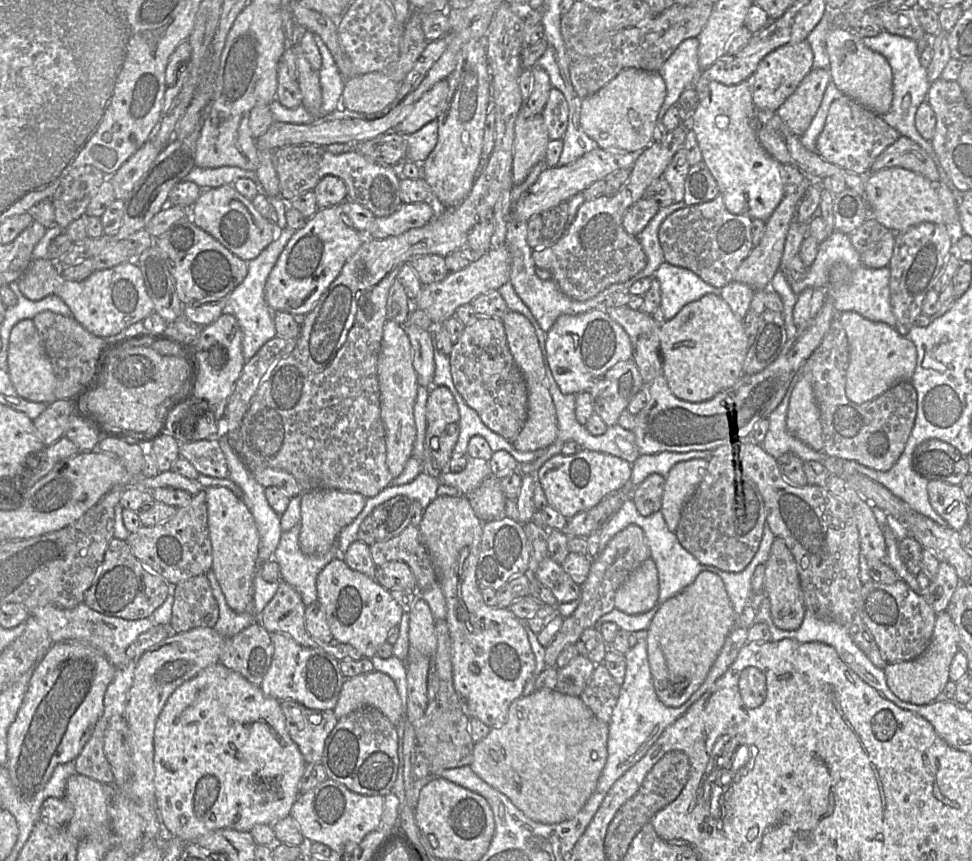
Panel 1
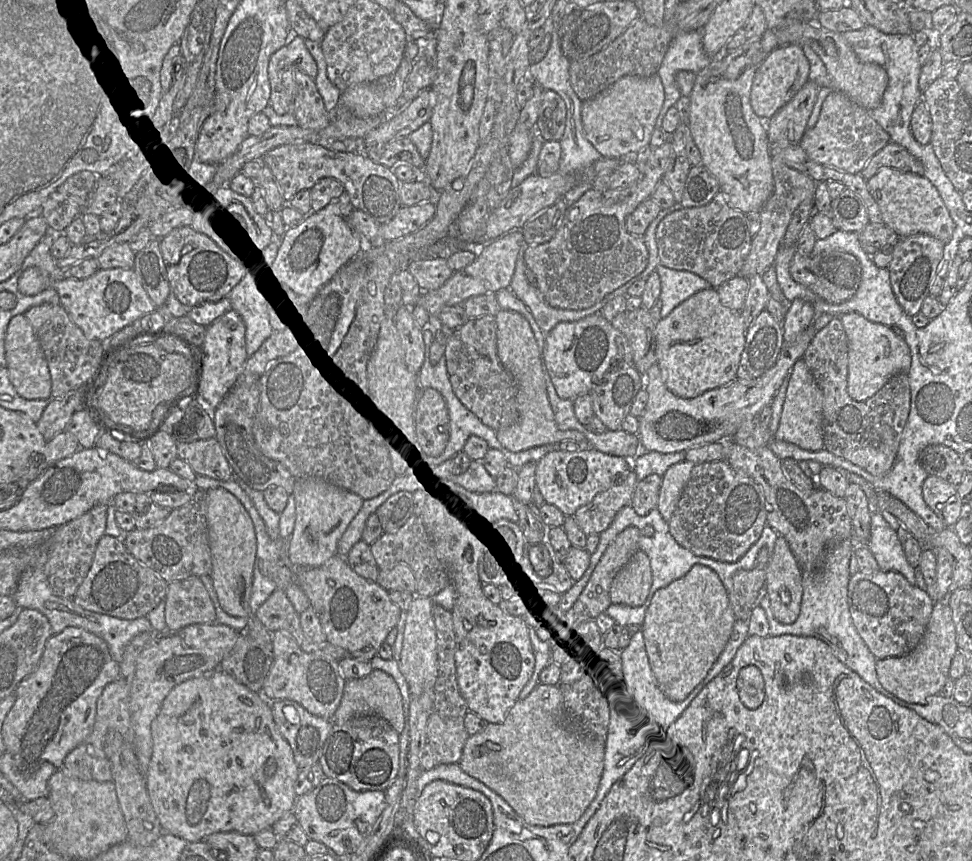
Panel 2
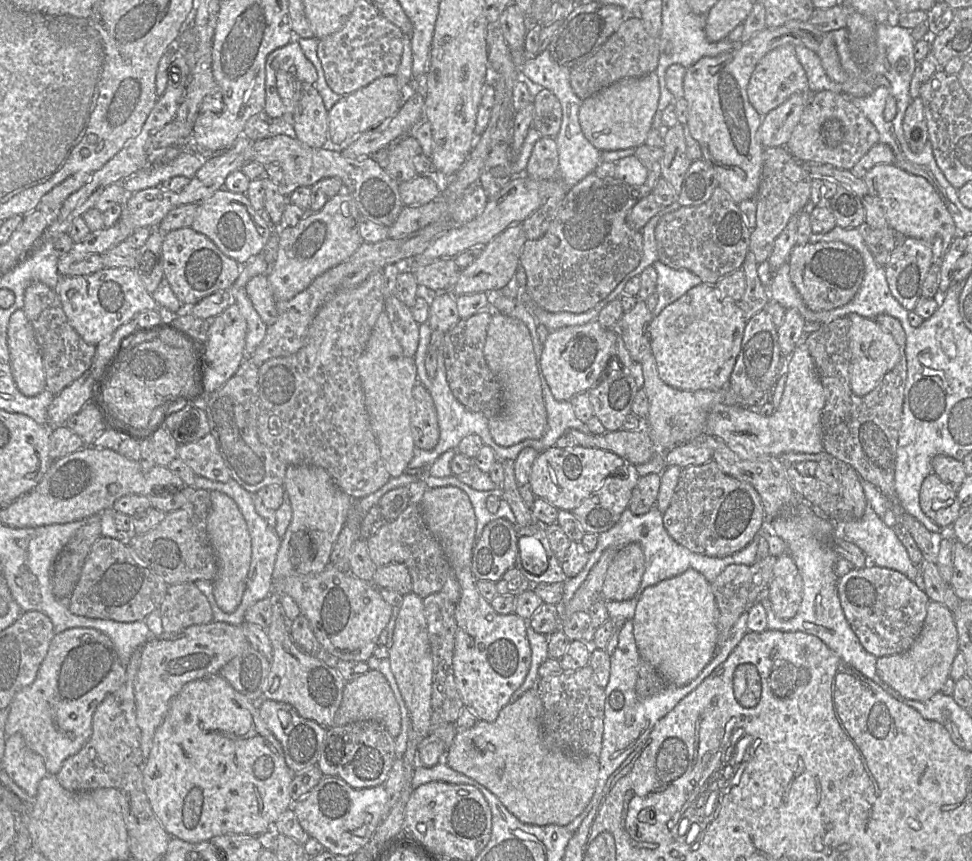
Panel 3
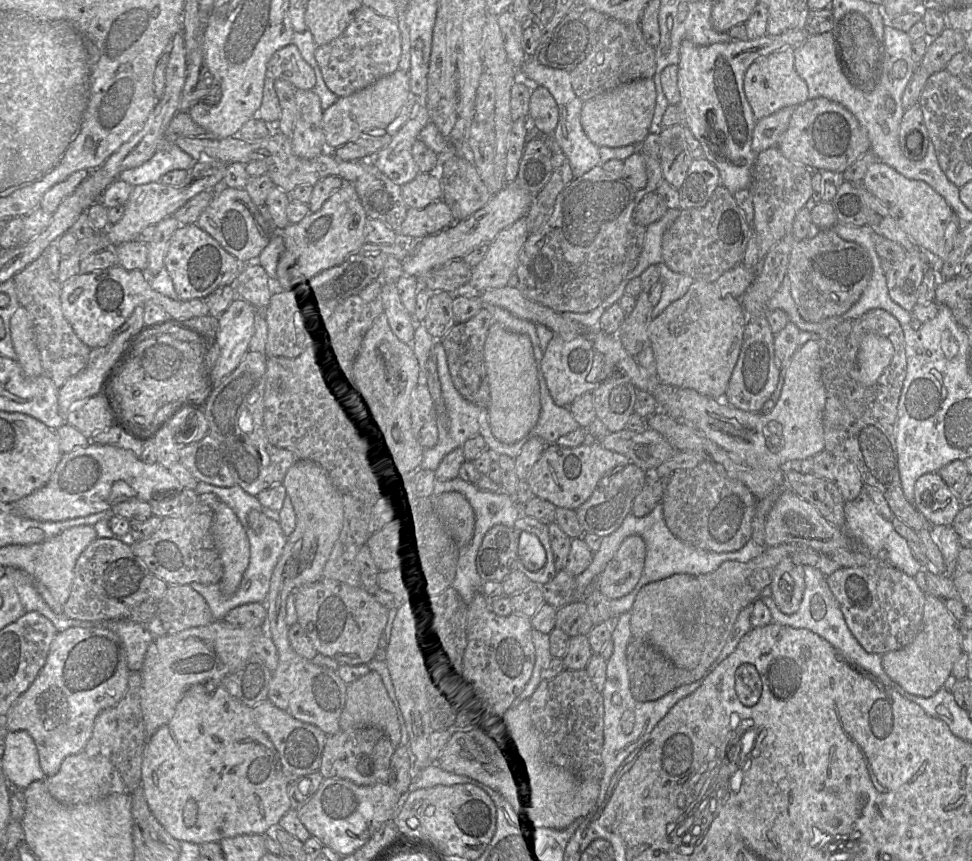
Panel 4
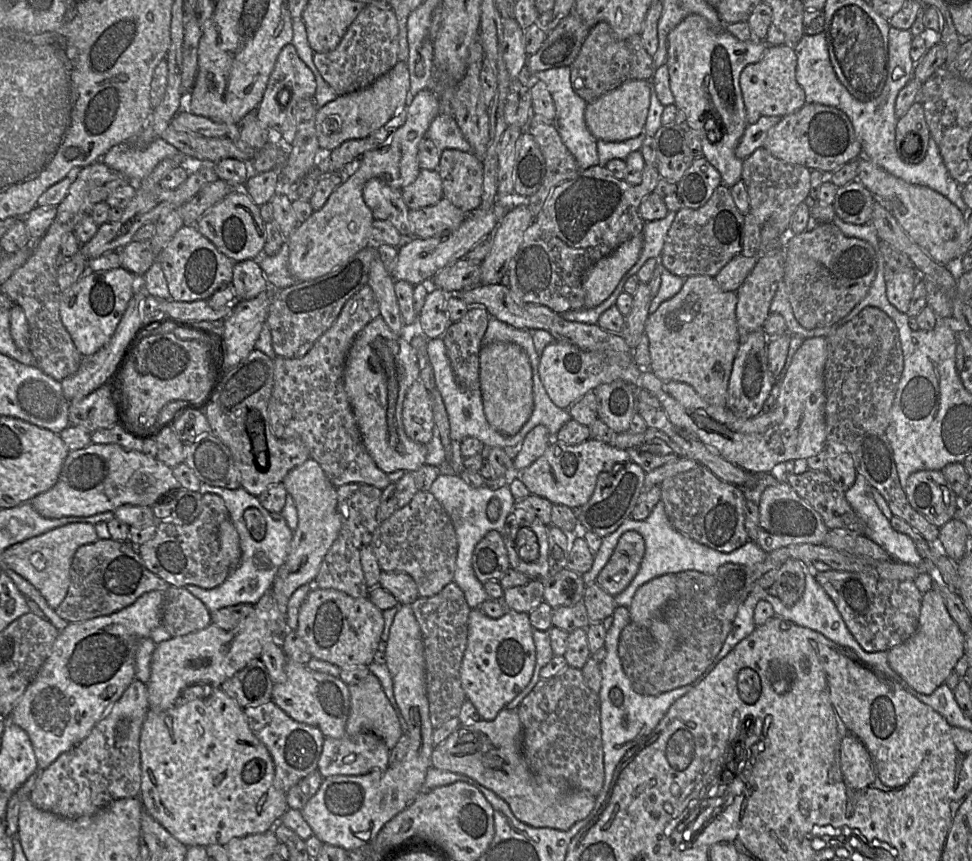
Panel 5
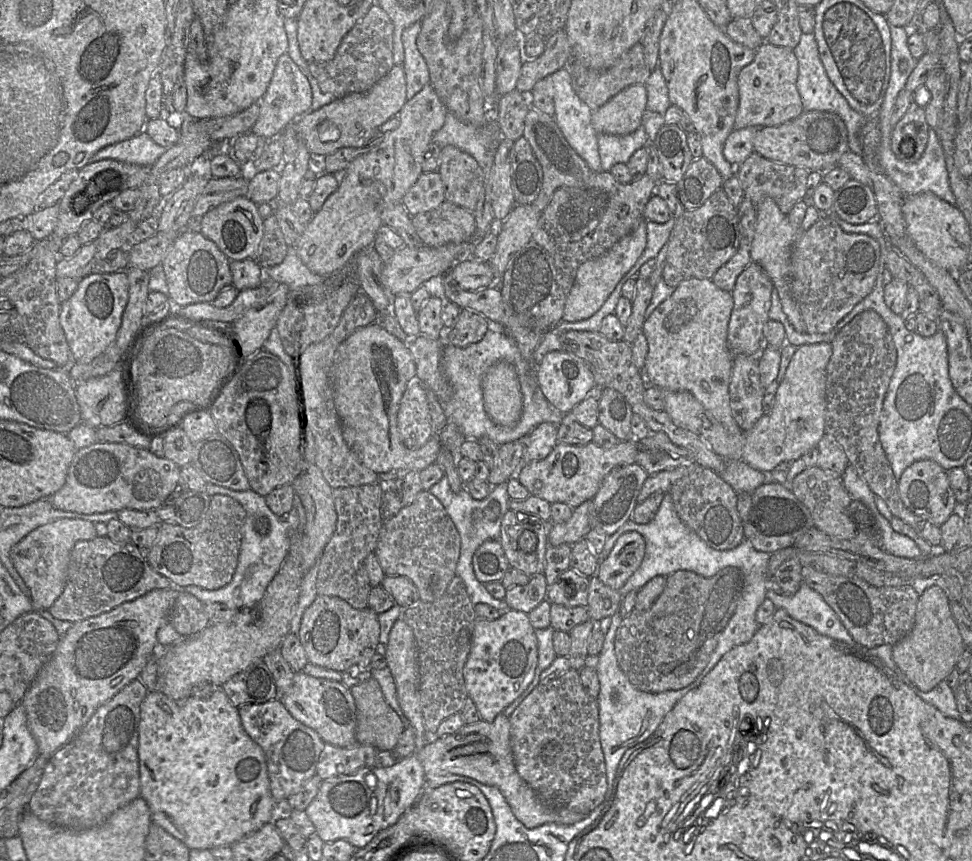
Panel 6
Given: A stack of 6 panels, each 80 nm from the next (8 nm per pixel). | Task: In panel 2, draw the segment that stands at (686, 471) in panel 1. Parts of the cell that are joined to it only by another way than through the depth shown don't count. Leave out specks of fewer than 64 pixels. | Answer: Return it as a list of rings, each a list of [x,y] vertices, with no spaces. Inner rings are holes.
[[[685,460],[670,466],[661,476],[657,509],[665,522],[670,521],[695,465]]]

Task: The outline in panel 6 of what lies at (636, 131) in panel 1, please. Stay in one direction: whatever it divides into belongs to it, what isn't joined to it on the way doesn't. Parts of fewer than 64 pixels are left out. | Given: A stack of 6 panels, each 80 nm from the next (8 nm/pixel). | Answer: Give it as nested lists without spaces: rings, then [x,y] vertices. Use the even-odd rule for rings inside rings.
[[[631,85],[593,111],[592,126],[597,133],[630,134],[642,125],[646,105],[645,85]]]

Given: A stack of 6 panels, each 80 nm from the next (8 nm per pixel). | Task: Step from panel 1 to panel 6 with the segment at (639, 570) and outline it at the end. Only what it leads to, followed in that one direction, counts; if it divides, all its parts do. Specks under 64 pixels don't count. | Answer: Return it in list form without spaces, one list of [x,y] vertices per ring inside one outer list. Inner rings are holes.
[[[636,531],[622,534],[609,555],[601,560],[594,576],[606,586],[620,590],[639,568],[645,554],[645,540]]]

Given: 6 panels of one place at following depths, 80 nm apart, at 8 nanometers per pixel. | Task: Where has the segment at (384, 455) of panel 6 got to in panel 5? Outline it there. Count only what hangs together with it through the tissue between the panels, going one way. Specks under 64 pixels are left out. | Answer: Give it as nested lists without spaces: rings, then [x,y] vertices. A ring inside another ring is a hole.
[[[379,315],[367,324],[355,337],[348,352],[344,384],[363,444],[374,462],[386,474],[397,470],[415,472],[425,464],[426,444],[411,440],[405,433],[402,422],[402,408],[406,393],[410,386],[419,379],[420,368],[414,348],[402,335],[395,334]]]

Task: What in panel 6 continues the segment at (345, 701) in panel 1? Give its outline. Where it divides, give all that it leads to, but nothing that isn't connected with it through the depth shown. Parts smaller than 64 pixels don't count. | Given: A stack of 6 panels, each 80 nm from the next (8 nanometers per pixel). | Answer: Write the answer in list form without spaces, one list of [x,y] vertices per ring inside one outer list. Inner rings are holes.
[[[371,677],[352,686],[350,691],[356,705],[357,743],[371,745],[379,751],[391,751],[405,726],[385,700],[378,681]]]

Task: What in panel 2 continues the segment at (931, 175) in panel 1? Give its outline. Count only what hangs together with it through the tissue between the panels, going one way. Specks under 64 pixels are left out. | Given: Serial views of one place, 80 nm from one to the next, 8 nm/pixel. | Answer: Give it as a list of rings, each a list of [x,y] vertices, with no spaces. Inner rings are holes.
[[[889,142],[878,151],[868,161],[860,174],[865,180],[868,180],[883,167],[890,167],[918,175],[923,175],[924,173],[922,162],[913,156],[906,148],[893,142]]]

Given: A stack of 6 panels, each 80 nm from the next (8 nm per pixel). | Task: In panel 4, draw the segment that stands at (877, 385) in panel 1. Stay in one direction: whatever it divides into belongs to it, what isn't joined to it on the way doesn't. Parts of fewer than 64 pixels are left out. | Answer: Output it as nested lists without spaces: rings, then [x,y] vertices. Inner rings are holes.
[[[866,334],[857,354],[858,381],[870,386],[876,382],[891,361],[894,348],[885,336]]]

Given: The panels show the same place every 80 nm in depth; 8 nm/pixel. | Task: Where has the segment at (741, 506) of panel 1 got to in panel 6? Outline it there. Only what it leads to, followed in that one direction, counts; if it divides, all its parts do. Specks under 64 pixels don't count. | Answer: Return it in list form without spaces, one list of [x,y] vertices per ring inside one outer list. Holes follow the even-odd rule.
[[[701,465],[677,480],[669,490],[680,520],[716,550],[731,550],[744,540],[743,522],[737,511],[737,492],[718,473]]]

